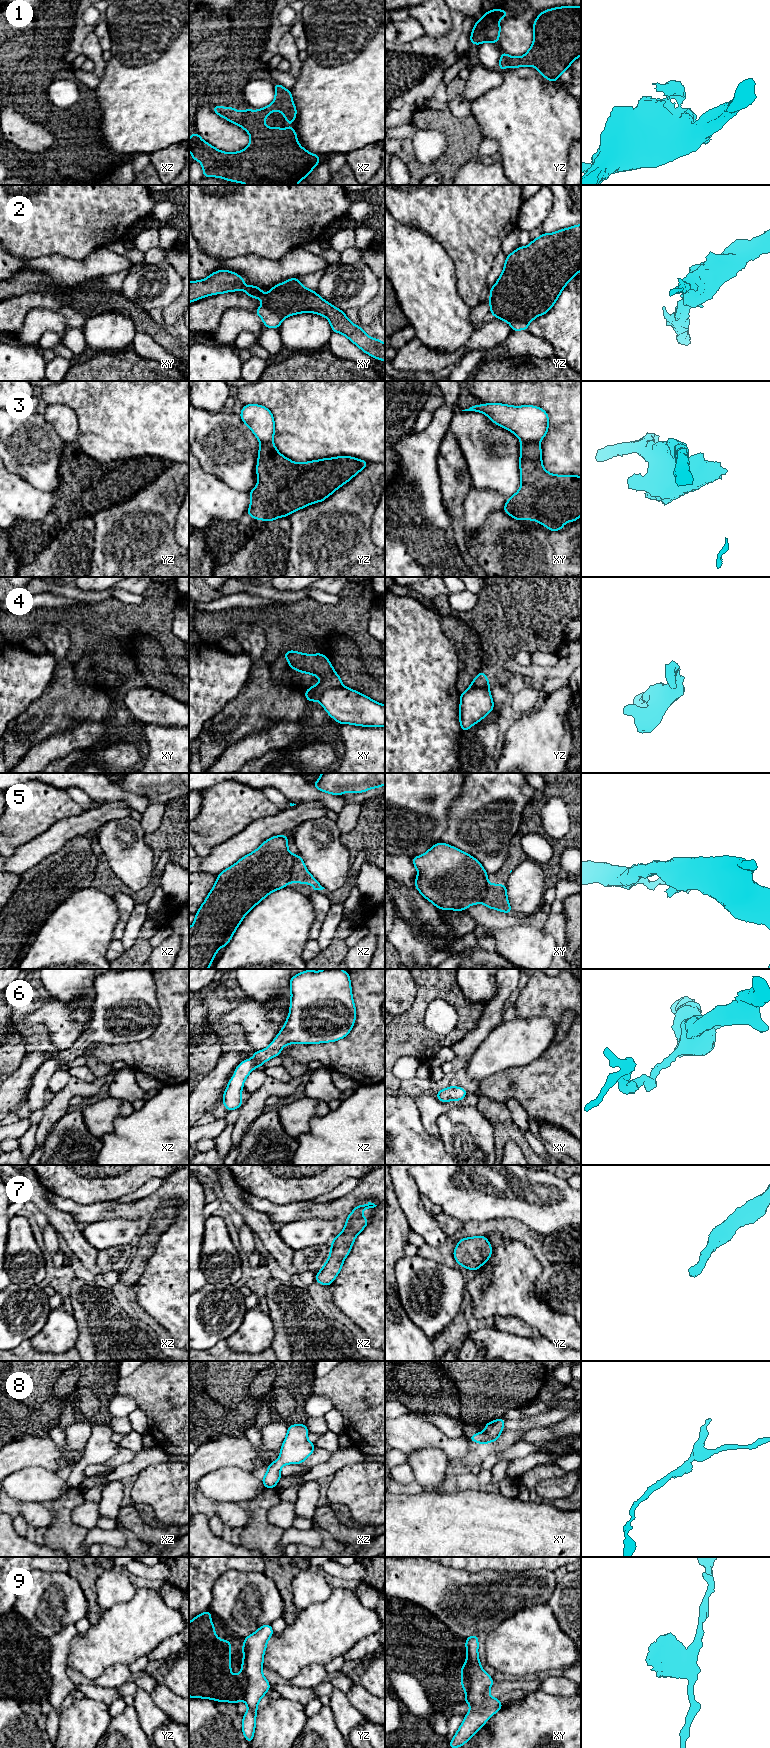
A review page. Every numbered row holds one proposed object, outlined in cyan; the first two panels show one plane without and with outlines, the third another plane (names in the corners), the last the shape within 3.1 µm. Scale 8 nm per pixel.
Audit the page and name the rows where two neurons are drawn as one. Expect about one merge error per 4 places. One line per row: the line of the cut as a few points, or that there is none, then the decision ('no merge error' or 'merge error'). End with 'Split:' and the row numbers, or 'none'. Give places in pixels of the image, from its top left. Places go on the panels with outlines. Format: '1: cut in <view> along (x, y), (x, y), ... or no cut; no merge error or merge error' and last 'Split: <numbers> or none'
1: no cut; no merge error
2: no cut; no merge error
3: cut in xy along (521, 441), (538, 443); merge error
4: cut in xy along (342, 685), (329, 687), (318, 700); merge error
5: cut in xz along (291, 854), (292, 867), (286, 883); merge error
6: no cut; no merge error
7: no cut; no merge error
8: no cut; no merge error
9: cut in yz along (244, 1641), (247, 1689), (243, 1698); merge error
Split: 3, 4, 5, 9

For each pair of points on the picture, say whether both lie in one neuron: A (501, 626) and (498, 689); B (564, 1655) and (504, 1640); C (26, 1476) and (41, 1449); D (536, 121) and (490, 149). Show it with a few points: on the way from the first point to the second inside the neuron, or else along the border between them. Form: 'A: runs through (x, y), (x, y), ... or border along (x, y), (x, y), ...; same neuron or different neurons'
A: border along (497, 682), (501, 684); different neurons
B: runs through (549, 1648), (539, 1644), (519, 1644); same neuron
C: border along (54, 1470), (40, 1467), (24, 1467), (10, 1475); different neurons
D: border along (484, 137), (494, 139), (498, 151); different neurons

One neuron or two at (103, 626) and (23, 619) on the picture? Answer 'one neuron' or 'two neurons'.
one neuron

